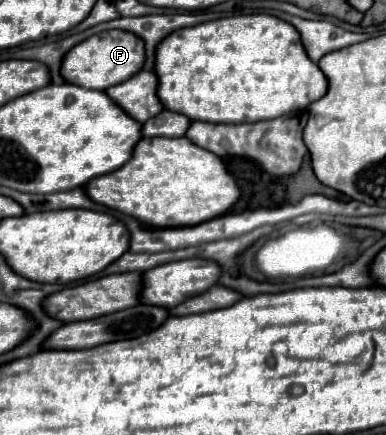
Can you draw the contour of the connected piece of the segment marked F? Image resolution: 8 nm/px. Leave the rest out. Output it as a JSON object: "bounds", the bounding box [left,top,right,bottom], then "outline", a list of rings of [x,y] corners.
{"bounds":[61,31,145,91],"outline":[[[103,31],[99,35],[93,35],[79,45],[75,45],[61,63],[61,77],[79,87],[105,91],[107,87],[115,83],[123,83],[123,79],[129,79],[143,67],[145,61],[145,49],[143,41],[137,35],[127,35],[127,31]]]}

